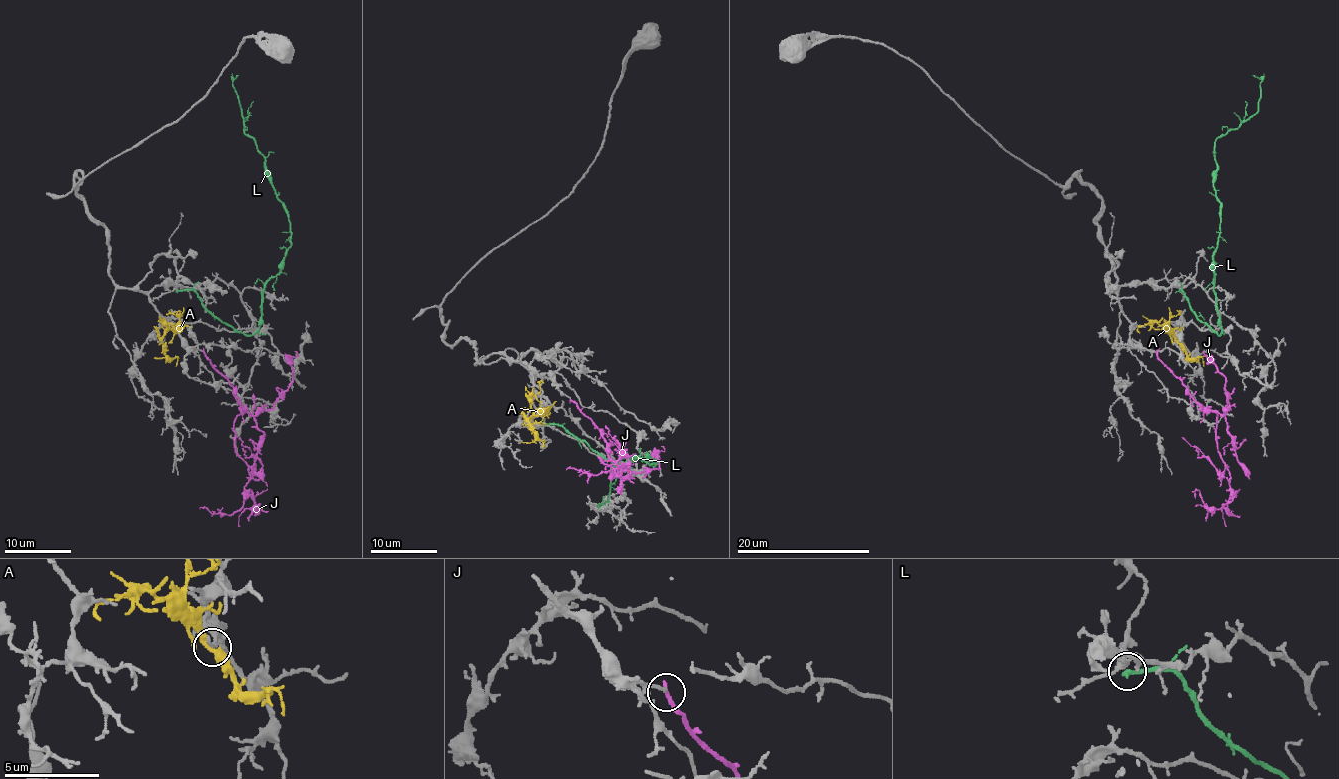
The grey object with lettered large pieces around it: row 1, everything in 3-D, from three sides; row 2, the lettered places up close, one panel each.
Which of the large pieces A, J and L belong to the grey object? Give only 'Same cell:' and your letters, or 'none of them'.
Same cell: J

